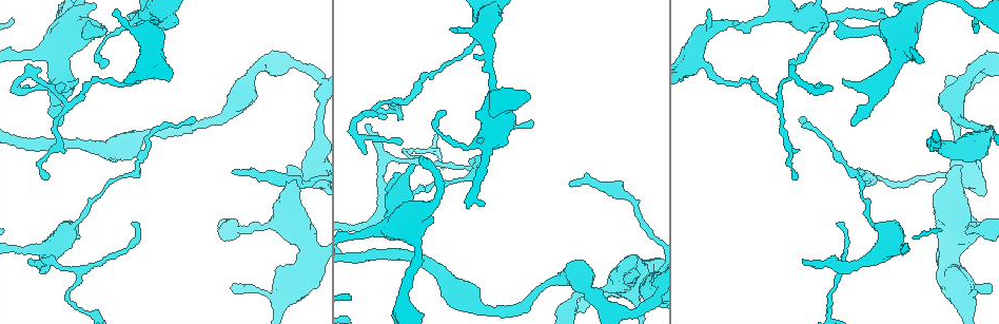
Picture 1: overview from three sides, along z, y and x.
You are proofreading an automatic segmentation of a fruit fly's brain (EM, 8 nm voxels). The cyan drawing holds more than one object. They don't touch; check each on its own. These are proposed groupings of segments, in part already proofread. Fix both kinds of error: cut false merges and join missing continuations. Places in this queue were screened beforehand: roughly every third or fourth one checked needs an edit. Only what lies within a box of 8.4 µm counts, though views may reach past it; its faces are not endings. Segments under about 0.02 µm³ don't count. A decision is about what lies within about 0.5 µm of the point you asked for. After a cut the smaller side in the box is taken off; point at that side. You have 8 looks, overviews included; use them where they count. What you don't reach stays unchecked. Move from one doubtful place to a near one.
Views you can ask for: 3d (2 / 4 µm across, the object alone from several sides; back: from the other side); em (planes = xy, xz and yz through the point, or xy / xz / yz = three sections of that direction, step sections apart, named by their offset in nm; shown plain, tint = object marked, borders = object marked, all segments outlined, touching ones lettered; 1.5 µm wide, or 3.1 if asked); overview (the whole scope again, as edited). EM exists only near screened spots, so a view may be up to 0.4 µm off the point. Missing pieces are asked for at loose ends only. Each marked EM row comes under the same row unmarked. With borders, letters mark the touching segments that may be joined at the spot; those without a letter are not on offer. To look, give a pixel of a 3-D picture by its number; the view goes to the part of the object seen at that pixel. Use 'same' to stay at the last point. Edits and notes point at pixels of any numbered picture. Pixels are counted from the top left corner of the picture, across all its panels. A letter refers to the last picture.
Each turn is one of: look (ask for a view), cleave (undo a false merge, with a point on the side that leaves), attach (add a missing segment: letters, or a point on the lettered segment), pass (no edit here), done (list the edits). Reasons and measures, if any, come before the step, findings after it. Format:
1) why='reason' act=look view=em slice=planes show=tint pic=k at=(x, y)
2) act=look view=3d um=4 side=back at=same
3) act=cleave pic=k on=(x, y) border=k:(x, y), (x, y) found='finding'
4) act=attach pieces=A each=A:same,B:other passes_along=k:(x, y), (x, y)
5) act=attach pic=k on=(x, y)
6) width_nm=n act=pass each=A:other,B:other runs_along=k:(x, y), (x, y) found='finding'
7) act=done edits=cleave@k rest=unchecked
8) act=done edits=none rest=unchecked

why='branch stops here' act=look view=3d um=2 pic=1 at=(29, 260)

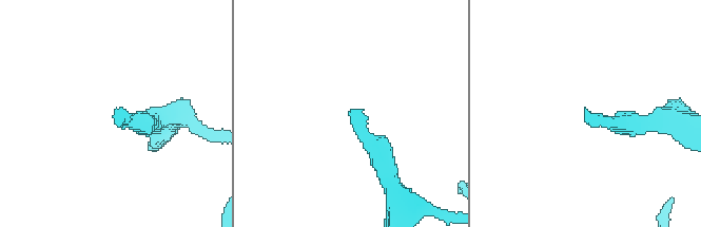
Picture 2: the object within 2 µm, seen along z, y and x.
why='now the EM' act=look view=em slice=planes show=borders pic=2 at=(357, 110)

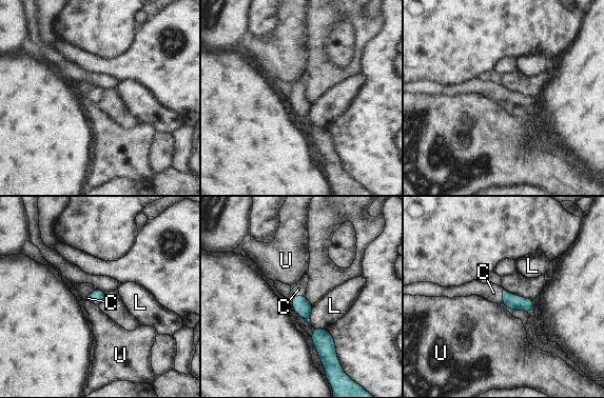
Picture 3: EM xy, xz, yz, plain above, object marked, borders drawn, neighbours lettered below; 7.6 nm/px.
width_nm=110 act=attach pieces=C each=C:same,L:other,U:other passes_along=3:(302, 305), (292, 298), (298, 289) found='the neuron continues'

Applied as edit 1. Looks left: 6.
why='thick turns thin' act=look view=em slice=xz step=4 show=tint pic=1 at=(363, 224)

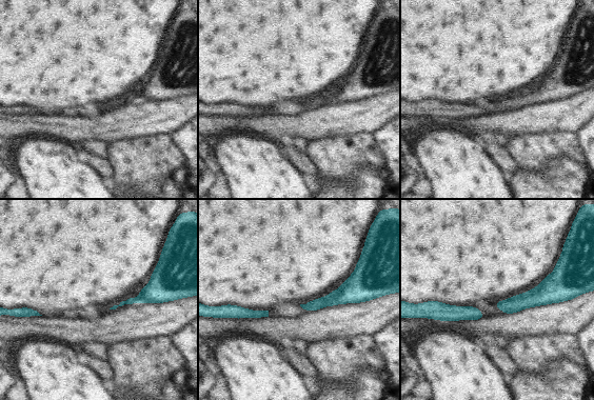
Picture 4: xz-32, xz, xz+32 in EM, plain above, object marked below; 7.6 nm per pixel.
why='another direction' act=look view=em slice=planes show=borders at=same

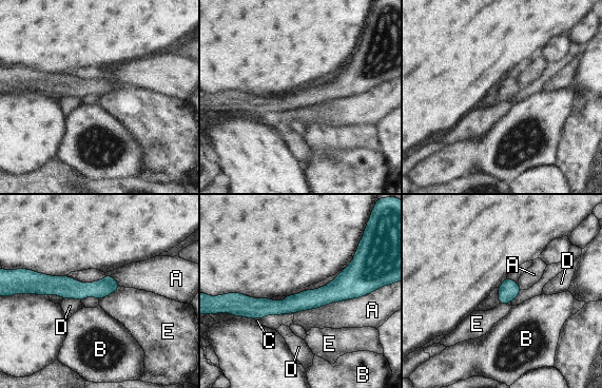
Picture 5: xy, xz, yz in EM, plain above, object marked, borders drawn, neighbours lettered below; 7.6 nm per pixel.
act=pass each=A:other,B:other,C:other,D:other,E:other runs_along=5:(363, 288), (286, 307), (238, 303) found='continuous, no second neuron'

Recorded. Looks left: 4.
why='free end' act=look view=3d um=2 pic=1 at=(81, 37)

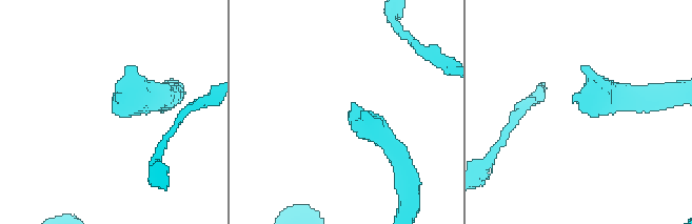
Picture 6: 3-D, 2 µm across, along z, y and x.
act=look view=em slice=xz step=8 show=borders pic=6 at=(349, 115)

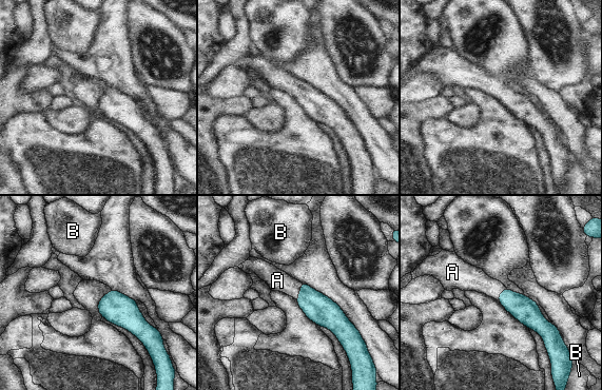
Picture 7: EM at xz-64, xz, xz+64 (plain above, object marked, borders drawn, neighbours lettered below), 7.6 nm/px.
width_nm=140 longest_contact=B:190nm act=attach pieces=A each=A:same,B:other found='it goes on there'

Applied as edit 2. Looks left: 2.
act=done edits=attach@3,attach@7 rest=unchecked

